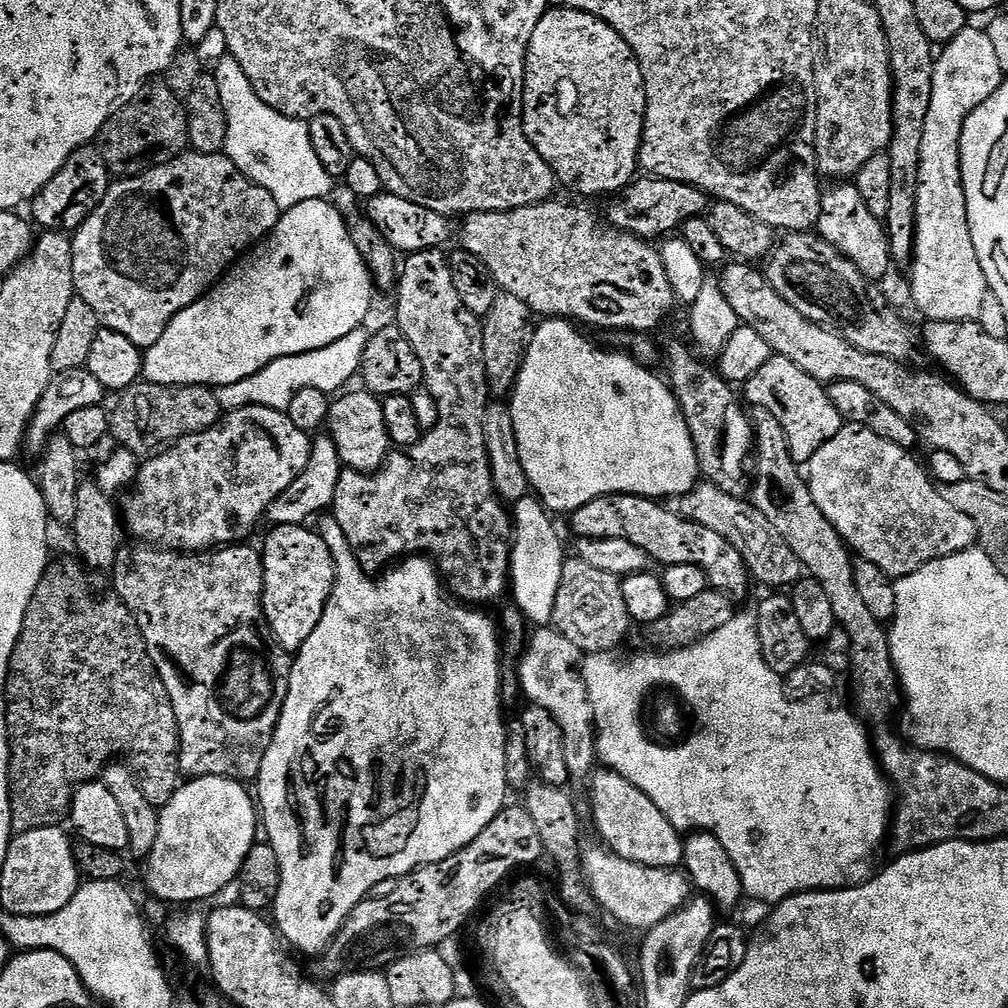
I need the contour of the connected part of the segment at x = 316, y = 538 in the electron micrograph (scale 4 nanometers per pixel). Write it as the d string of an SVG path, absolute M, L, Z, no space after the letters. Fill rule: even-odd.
M303 524L275 525L264 540L264 616L268 619L274 638L289 652L295 654L314 634L318 618L326 610L326 602L336 581L336 567L330 550L319 531Z

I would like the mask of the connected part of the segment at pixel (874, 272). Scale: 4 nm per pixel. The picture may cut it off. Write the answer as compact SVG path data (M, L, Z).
M836 182L831 187L829 192L827 189L821 195L820 217L815 231L820 239L834 246L834 250L841 252L850 262L854 262L854 266L858 266L858 270L868 281L880 282L876 280L882 279L894 268L884 222L874 218L874 214L866 210L866 201L862 199L862 194L858 194L855 182Z

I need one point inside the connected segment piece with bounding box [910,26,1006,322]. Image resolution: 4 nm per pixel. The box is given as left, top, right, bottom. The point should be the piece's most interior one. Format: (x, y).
(947, 282)

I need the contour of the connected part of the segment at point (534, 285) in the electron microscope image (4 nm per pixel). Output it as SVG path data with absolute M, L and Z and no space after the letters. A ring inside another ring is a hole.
M559 198L509 212L470 214L463 217L461 224L464 225L458 228L458 240L460 236L463 251L478 257L496 279L497 286L526 302L537 317L563 318L581 325L593 324L596 328L648 334L671 314L672 307L677 307L666 266L662 266L659 251L649 241L607 223L599 224L594 213L563 204Z

